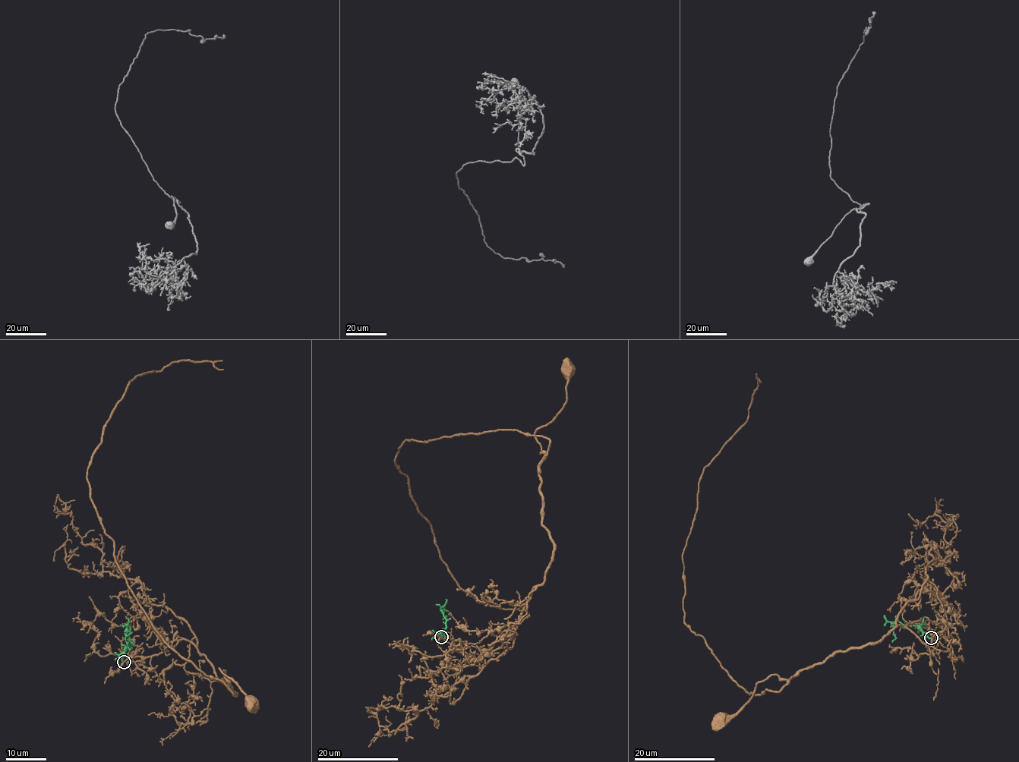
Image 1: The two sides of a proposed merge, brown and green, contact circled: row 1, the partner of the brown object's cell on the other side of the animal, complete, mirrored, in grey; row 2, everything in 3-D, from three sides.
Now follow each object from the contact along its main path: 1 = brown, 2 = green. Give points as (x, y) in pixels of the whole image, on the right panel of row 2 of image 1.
1: (931, 637), (929, 623), (956, 615), (918, 590), (888, 635), (792, 678), (770, 675), (719, 719)
2: (931, 637), (927, 637), (917, 627), (897, 625), (894, 631), (896, 639), (891, 643)

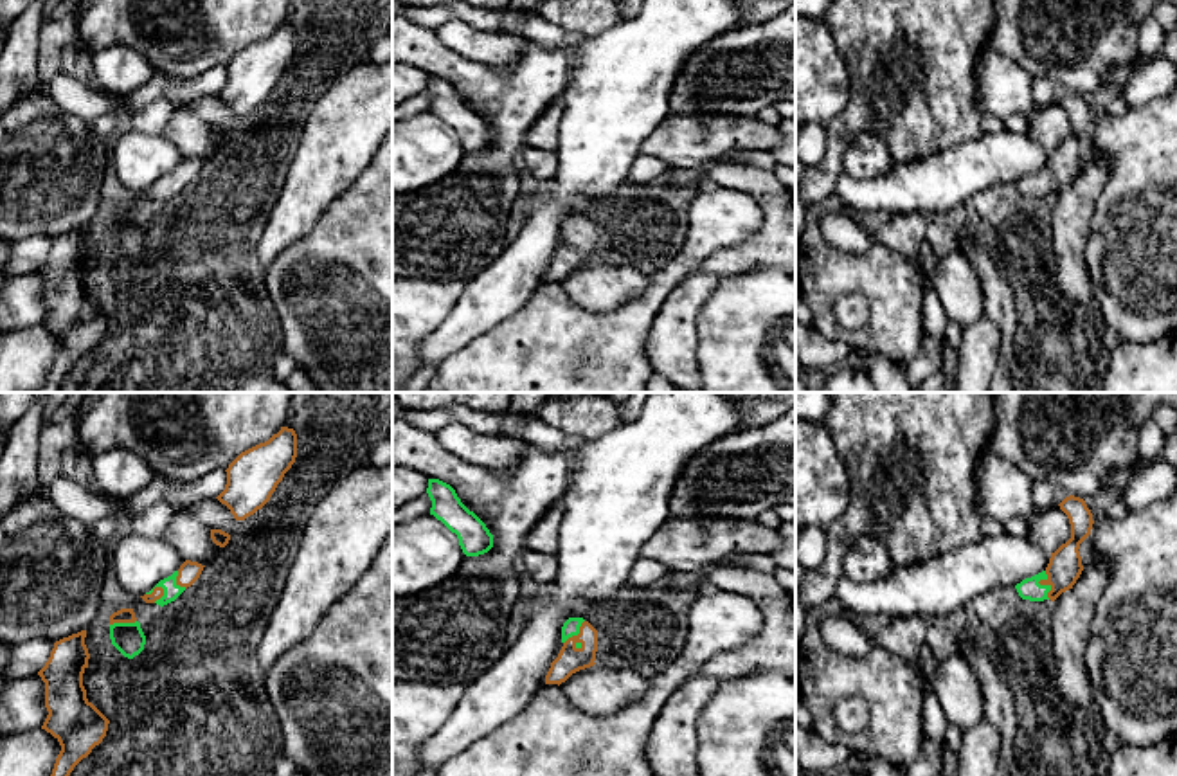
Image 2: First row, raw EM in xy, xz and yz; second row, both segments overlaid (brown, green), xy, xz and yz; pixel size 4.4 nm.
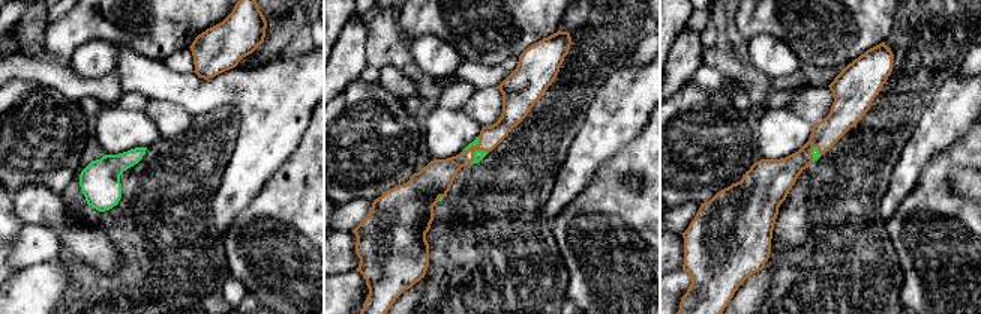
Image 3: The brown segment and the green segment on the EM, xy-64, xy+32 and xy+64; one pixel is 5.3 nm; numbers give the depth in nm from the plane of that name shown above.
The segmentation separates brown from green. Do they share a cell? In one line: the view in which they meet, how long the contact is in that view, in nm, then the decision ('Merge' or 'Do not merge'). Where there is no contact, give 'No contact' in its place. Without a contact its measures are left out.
Touches brown in yz. Shared border 130 nm. Merge

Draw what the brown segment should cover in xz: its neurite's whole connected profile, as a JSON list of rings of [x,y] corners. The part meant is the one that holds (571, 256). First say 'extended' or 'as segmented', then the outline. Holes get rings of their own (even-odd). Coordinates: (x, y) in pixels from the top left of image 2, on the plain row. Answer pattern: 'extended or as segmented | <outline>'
extended | [[[569,214],[563,220],[562,239],[563,243],[545,272],[545,281],[560,283],[572,270],[596,261],[597,227],[583,214]]]

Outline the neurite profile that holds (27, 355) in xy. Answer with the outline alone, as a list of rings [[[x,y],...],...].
[[[45,326],[0,329],[0,393],[38,393],[61,347]]]

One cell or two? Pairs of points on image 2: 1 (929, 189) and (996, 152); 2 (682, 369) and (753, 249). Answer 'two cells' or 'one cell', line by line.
1: one cell
2: one cell

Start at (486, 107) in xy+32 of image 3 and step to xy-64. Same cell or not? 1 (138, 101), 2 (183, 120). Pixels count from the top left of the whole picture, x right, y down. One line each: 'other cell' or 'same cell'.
1: other cell
2: same cell

